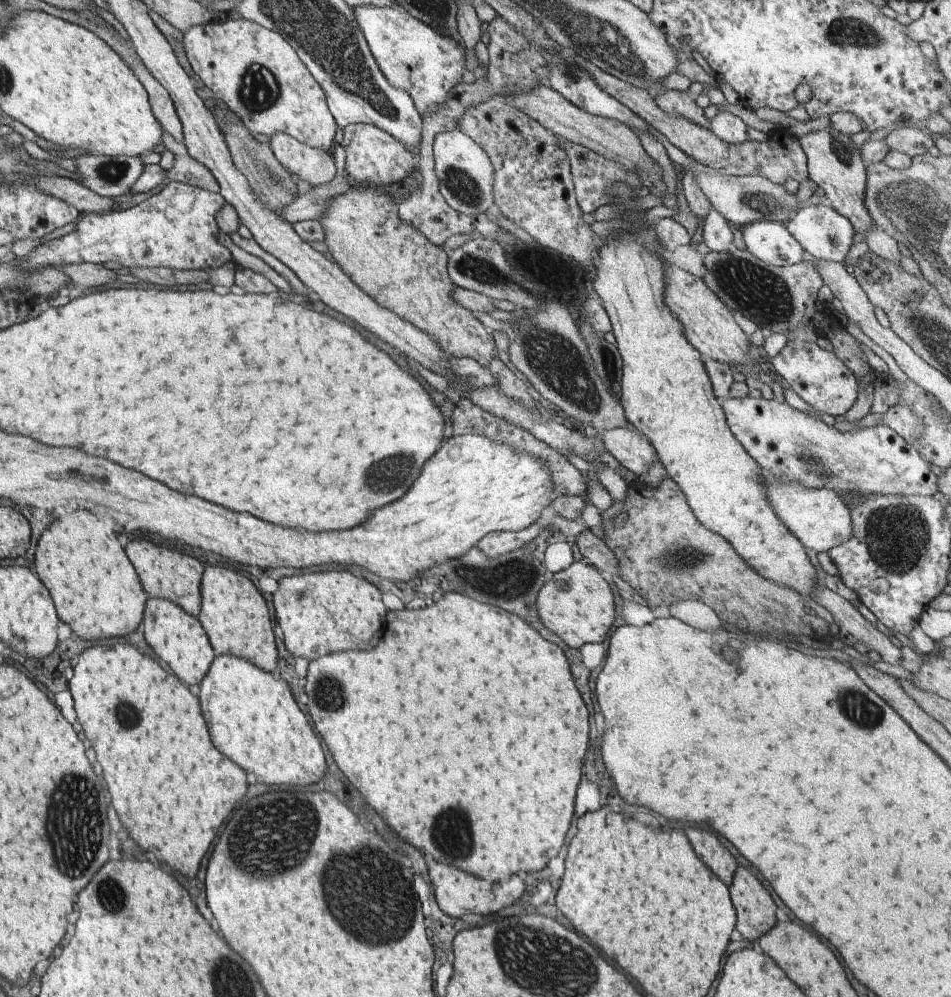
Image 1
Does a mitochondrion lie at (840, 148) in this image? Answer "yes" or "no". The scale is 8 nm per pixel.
yes

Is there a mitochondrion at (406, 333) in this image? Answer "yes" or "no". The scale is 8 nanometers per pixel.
no

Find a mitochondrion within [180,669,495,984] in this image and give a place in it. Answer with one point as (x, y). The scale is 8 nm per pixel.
(350, 882)

